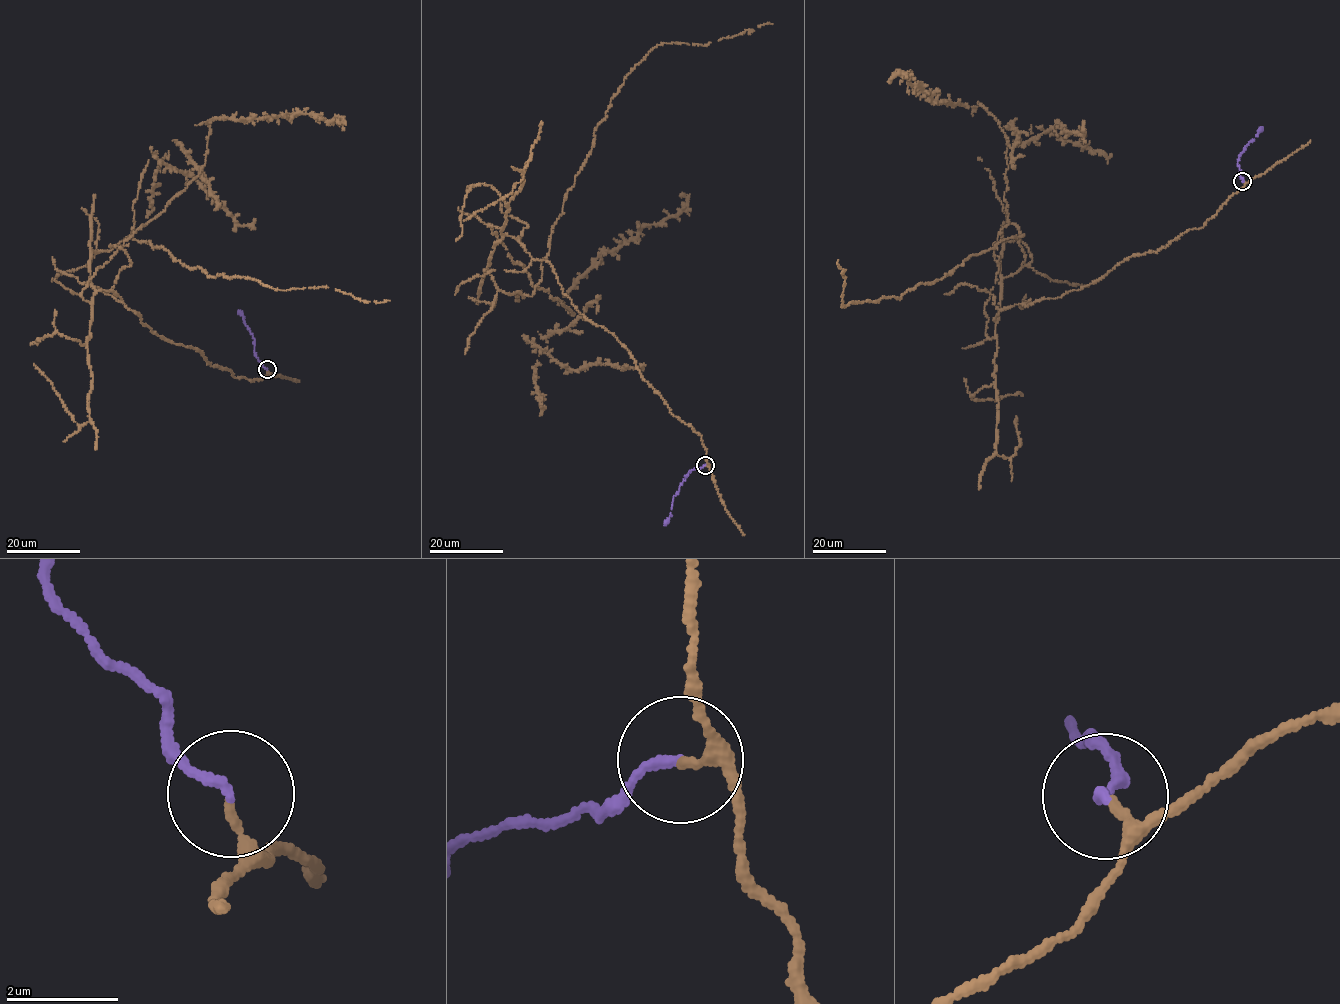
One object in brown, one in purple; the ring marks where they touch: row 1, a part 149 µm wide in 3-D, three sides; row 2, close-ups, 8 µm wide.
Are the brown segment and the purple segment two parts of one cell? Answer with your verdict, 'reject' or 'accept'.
accept

